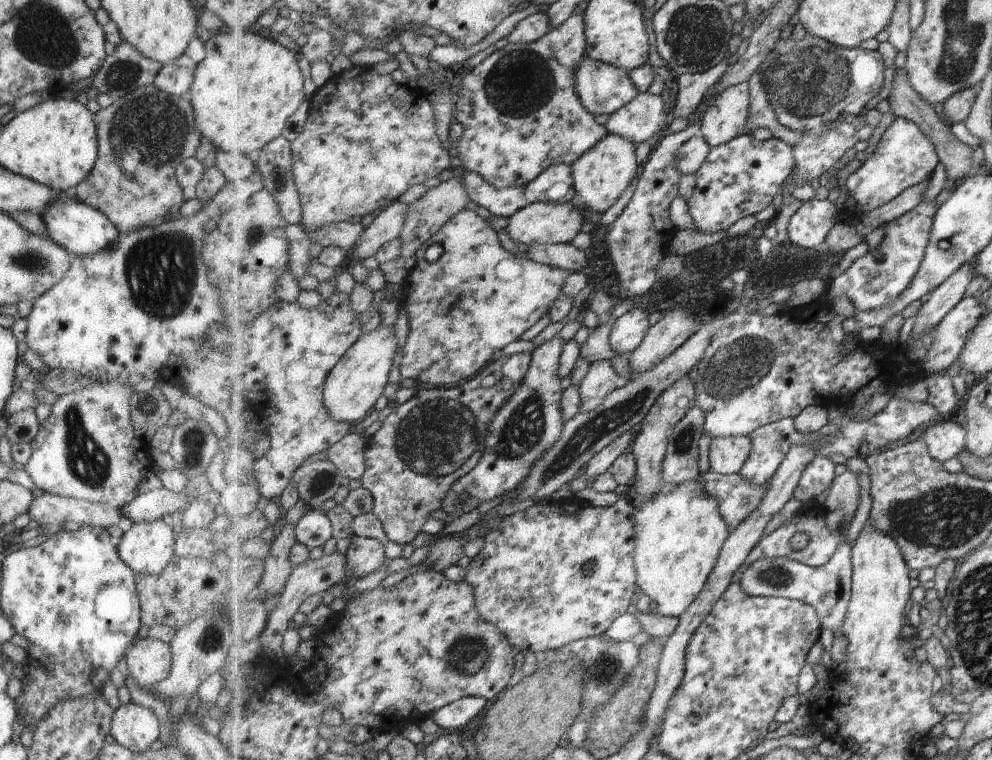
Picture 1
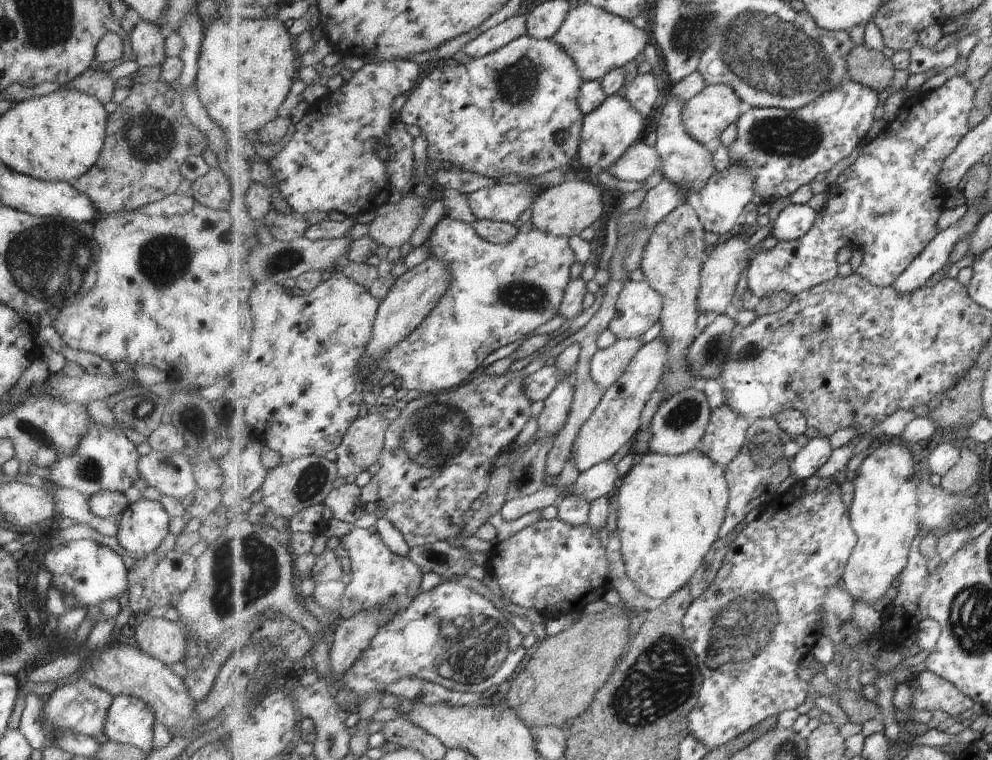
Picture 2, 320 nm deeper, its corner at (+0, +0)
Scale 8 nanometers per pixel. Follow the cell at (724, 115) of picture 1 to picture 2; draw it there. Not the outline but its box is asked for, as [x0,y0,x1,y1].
[683,84,742,145]

